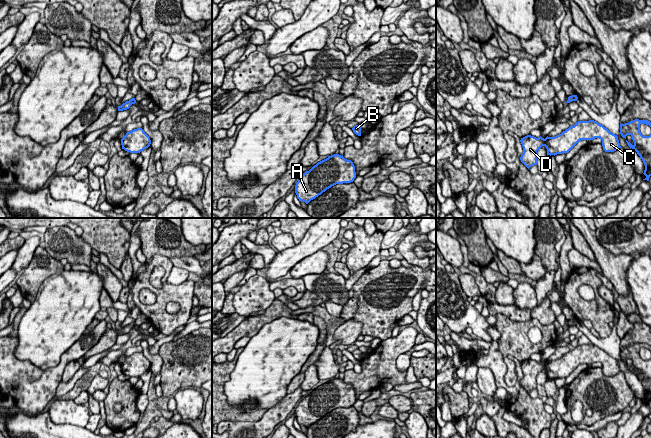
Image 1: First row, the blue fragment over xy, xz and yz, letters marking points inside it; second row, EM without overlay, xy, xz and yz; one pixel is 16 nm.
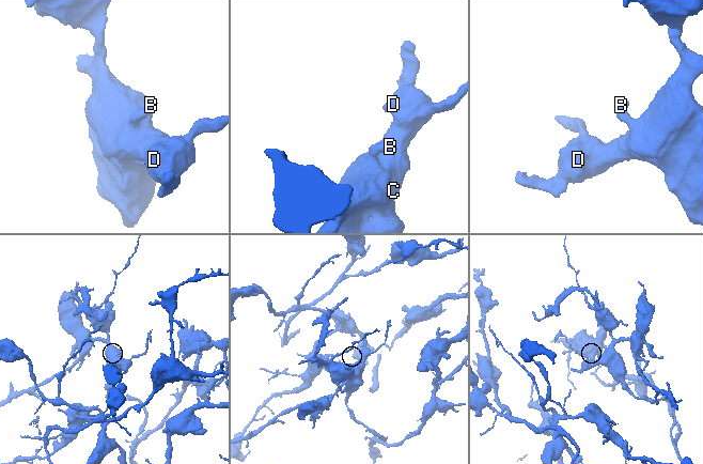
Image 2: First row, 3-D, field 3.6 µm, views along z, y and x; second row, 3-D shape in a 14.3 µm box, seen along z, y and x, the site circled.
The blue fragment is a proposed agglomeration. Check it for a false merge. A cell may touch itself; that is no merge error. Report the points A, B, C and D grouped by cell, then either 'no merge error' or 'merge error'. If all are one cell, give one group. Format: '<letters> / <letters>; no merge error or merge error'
A B C D; no merge error

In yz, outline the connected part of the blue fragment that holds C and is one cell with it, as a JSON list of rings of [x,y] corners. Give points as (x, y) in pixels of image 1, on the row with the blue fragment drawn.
[[[594,120],[578,121],[575,122],[574,126],[570,126],[555,137],[547,136],[544,139],[541,136],[536,138],[527,135],[521,138],[520,142],[523,147],[523,154],[520,160],[529,169],[537,165],[537,151],[542,146],[546,147],[547,155],[555,156],[557,154],[568,153],[581,140],[590,141],[595,138],[602,140],[602,146],[605,152],[614,152],[622,148],[618,136],[611,133],[603,125]]]

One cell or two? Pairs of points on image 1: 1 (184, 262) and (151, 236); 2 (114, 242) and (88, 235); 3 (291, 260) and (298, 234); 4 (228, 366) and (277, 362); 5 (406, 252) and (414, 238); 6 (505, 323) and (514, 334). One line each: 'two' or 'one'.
1: two
2: one
3: two
4: two
5: one
6: one

